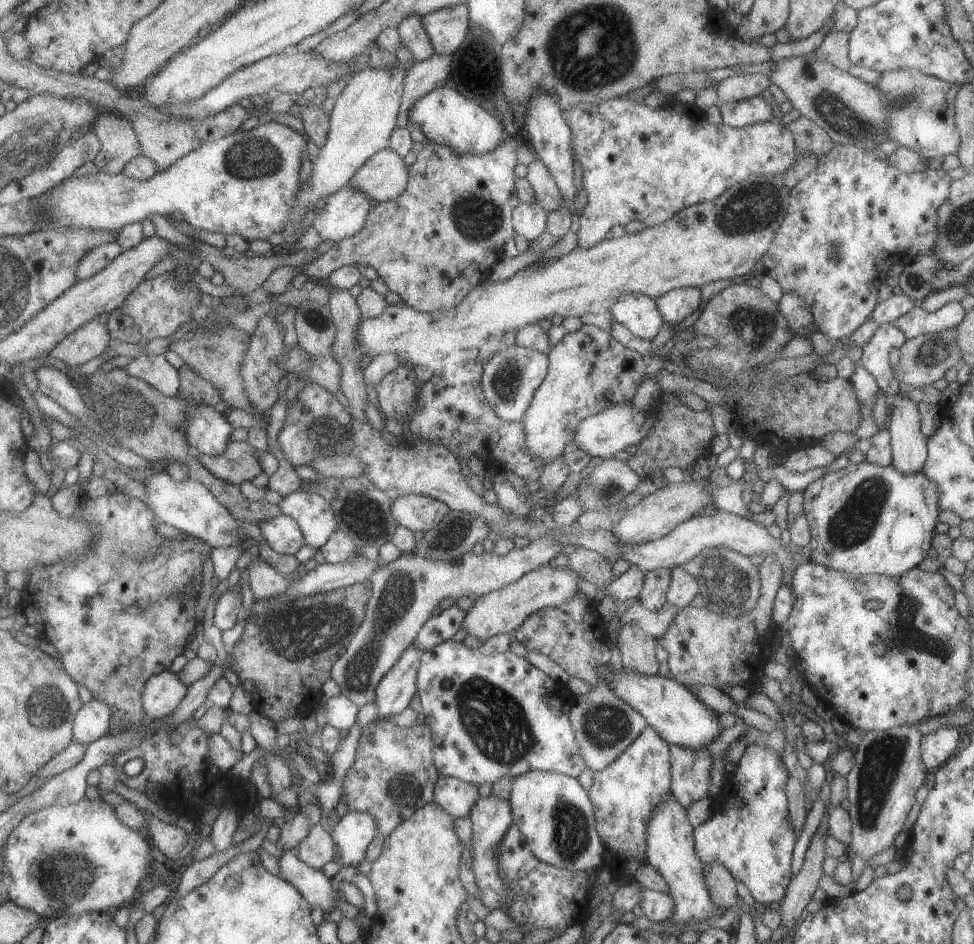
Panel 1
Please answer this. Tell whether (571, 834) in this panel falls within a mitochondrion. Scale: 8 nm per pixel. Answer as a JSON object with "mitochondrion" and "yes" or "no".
{"mitochondrion":"yes"}

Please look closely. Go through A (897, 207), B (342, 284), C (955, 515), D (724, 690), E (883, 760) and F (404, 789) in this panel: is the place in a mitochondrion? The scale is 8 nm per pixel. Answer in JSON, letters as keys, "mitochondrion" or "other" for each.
{"A":"other","B":"other","C":"other","D":"other","E":"mitochondrion","F":"mitochondrion"}

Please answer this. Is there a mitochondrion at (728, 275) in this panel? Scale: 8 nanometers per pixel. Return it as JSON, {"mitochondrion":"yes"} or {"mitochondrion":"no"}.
{"mitochondrion":"no"}

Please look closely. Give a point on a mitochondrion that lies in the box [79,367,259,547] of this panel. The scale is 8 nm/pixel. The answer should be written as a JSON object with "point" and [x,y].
{"point":[127,407]}

